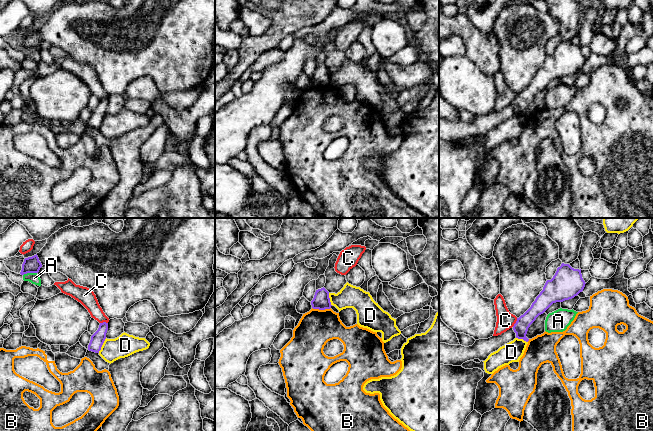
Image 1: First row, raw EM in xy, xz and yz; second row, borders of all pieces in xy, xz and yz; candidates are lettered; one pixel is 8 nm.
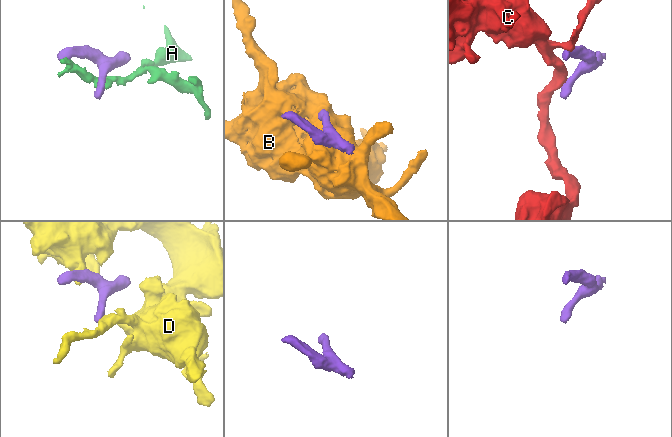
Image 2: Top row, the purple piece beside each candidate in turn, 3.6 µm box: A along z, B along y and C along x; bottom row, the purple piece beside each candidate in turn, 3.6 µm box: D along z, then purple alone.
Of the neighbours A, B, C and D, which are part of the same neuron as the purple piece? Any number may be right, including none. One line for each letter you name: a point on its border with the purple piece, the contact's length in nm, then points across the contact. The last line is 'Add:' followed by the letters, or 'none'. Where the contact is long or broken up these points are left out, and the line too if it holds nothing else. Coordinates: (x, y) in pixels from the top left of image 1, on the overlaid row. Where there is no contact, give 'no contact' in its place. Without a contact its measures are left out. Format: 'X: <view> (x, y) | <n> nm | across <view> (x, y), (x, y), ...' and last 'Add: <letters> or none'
Add: none

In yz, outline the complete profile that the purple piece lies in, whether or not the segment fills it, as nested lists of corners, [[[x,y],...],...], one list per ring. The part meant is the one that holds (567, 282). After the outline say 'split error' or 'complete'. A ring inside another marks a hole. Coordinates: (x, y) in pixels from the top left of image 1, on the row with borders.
[[[562,263],[551,280],[547,280],[543,290],[536,297],[531,307],[519,318],[513,326],[516,338],[528,342],[528,328],[553,303],[563,302],[577,296],[583,291],[585,281],[581,269],[574,269],[569,264]]]; complete

